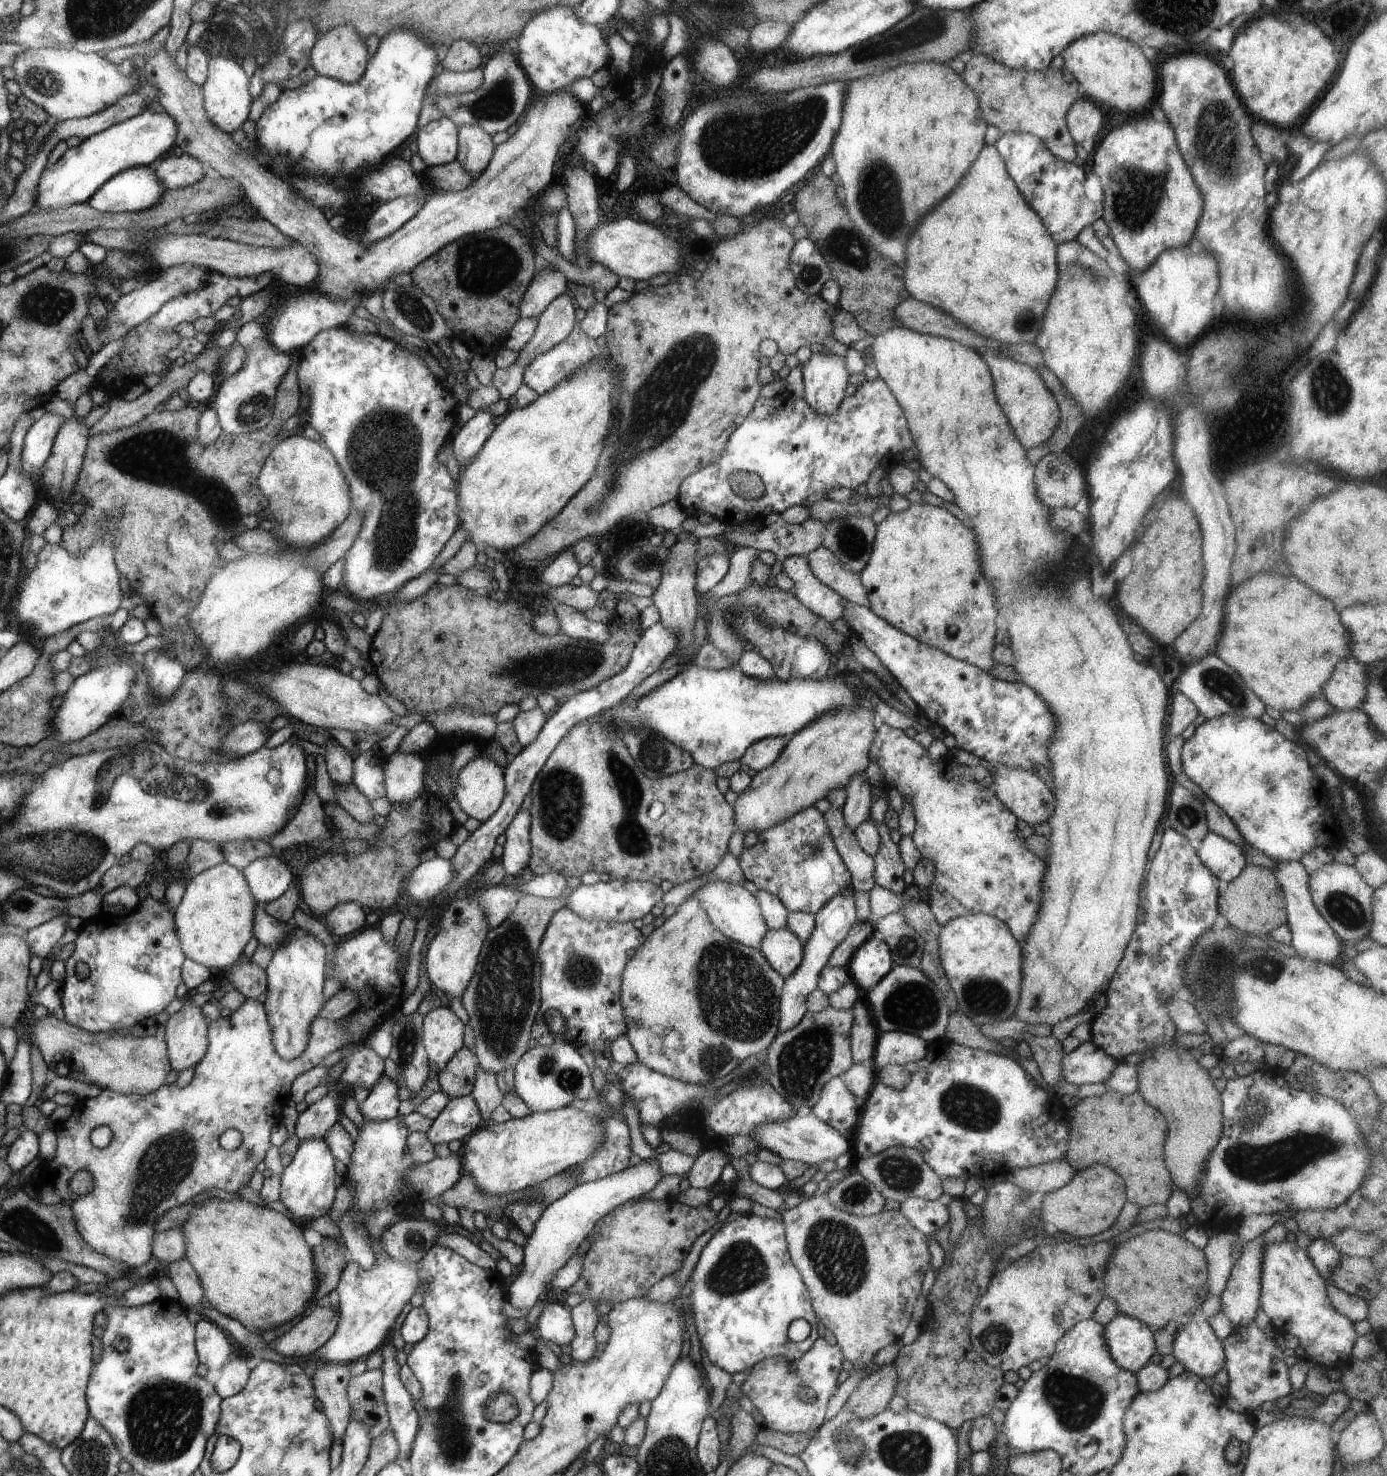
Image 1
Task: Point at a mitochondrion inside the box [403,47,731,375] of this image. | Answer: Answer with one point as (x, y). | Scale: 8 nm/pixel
(495, 105)

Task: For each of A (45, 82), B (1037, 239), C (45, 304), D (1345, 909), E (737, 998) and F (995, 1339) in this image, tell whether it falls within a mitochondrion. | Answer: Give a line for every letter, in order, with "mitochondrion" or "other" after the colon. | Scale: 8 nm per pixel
A: mitochondrion
B: other
C: mitochondrion
D: mitochondrion
E: mitochondrion
F: mitochondrion

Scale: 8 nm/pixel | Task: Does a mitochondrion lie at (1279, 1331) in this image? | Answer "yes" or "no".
no

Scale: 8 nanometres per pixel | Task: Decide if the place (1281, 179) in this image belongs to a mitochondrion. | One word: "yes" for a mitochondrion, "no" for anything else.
no

